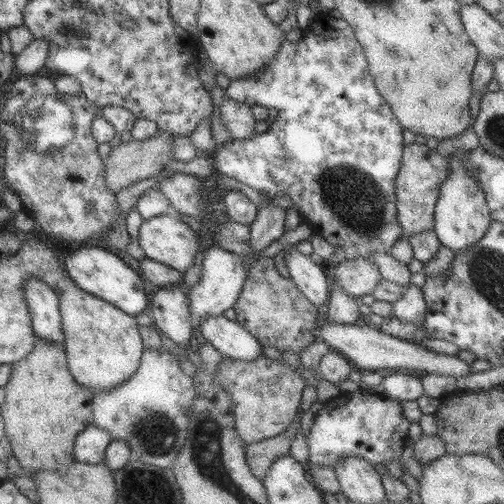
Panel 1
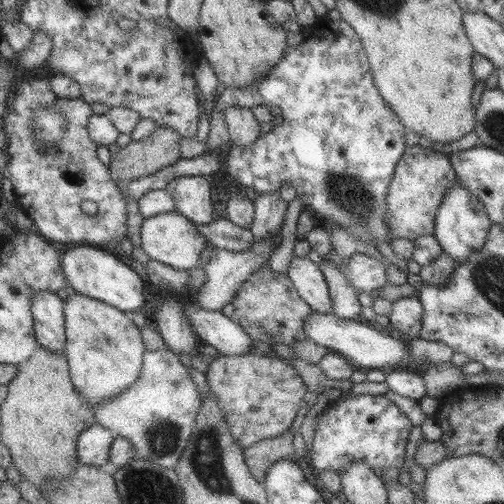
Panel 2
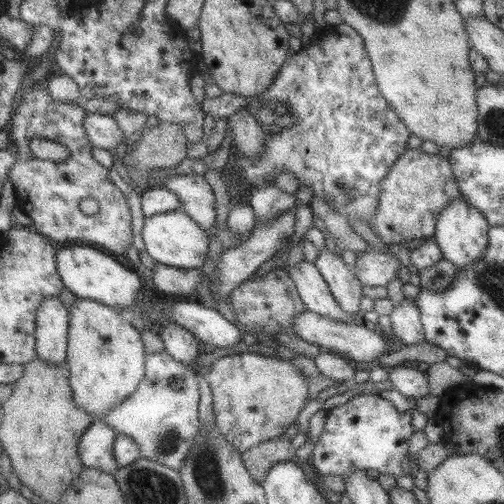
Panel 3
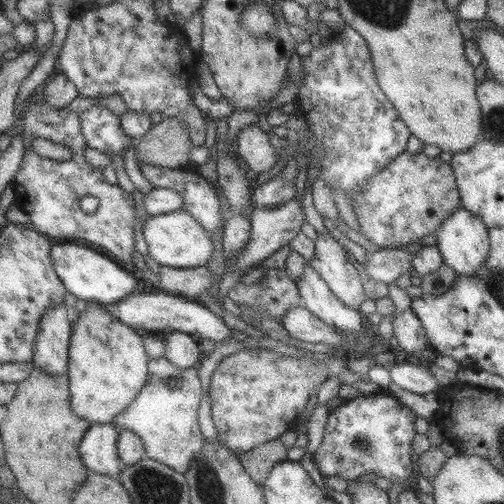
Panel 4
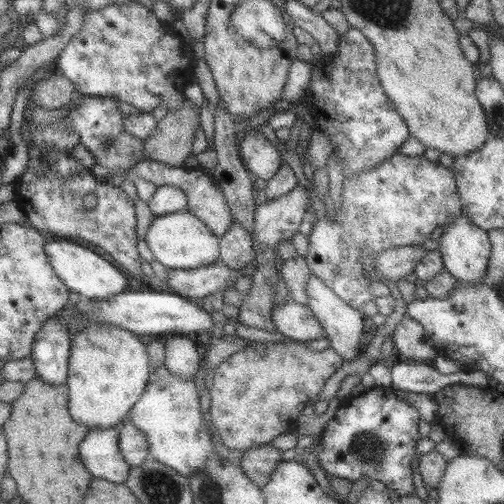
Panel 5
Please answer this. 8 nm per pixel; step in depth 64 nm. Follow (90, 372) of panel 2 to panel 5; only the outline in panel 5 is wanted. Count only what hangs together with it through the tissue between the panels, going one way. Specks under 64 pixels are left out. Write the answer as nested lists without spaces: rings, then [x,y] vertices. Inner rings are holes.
[[[103,320],[85,324],[71,340],[69,372],[65,380],[69,388],[69,416],[87,428],[121,426],[127,412],[143,394],[149,374],[149,354],[135,334],[115,328],[115,324],[105,324]]]

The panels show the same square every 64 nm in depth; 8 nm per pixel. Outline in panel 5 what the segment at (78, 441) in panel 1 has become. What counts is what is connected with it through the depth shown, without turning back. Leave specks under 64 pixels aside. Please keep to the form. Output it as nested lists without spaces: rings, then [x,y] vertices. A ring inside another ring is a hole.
[[[119,426],[89,428],[79,444],[79,458],[91,476],[115,484],[123,484],[131,468],[119,452]]]

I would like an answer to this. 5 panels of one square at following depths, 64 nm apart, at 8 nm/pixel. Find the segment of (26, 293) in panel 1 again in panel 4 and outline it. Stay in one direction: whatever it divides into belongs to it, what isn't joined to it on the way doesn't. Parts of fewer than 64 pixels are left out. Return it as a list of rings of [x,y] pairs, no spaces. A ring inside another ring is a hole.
[[[63,304],[49,308],[41,314],[35,336],[33,350],[33,366],[49,372],[49,374],[65,374],[69,364],[69,336],[71,322],[67,318],[67,310]]]

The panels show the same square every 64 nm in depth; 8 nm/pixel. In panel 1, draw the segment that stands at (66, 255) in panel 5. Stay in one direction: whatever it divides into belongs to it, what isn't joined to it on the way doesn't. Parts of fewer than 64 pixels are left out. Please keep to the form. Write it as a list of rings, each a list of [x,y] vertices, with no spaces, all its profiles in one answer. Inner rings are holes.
[[[79,248],[71,252],[65,260],[61,260],[61,266],[65,270],[65,276],[73,280],[77,288],[81,288],[85,294],[91,294],[99,300],[105,300],[107,304],[115,306],[117,310],[125,312],[127,316],[135,318],[143,314],[149,300],[149,286],[143,282],[141,276],[137,276],[123,260],[119,260],[115,254],[103,250],[103,248]]]

